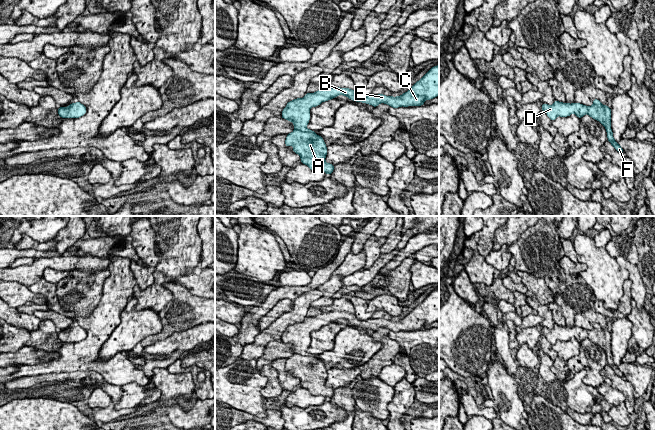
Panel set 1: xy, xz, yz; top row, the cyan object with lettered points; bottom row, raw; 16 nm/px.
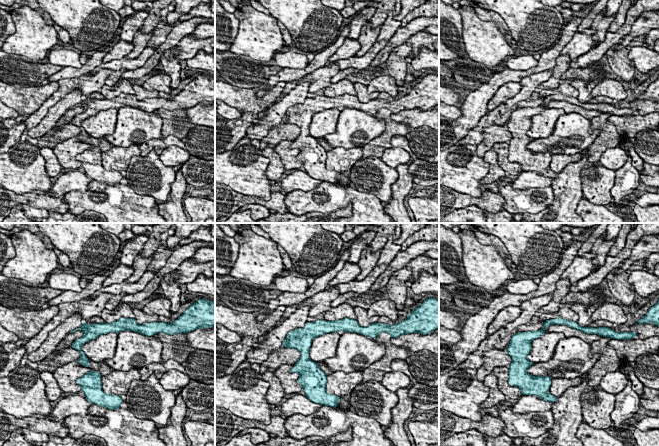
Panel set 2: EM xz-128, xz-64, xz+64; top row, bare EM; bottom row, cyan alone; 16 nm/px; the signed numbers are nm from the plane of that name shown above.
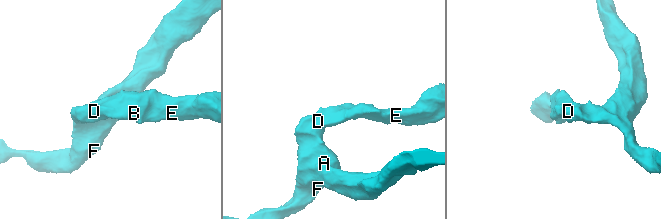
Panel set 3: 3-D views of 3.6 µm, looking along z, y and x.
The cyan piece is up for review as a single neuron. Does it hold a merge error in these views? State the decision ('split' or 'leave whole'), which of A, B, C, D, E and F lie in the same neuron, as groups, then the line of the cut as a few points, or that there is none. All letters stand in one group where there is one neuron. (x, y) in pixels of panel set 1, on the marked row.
leave whole; A B C D E F; no cut

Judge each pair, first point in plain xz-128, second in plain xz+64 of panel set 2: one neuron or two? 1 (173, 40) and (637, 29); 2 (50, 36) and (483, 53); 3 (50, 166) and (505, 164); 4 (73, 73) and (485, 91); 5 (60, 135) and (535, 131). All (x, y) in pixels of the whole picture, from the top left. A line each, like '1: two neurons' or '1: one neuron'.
1: one neuron
2: one neuron
3: two neurons
4: one neuron
5: two neurons

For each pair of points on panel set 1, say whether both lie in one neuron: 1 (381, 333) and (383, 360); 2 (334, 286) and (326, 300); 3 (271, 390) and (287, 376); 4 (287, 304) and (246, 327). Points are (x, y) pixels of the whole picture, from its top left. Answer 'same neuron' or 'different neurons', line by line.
1: same neuron
2: same neuron
3: different neurons
4: different neurons

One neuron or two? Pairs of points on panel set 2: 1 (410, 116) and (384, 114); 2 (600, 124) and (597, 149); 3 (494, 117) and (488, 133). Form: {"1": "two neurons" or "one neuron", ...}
{"1": "two neurons", "2": "one neuron", "3": "two neurons"}

